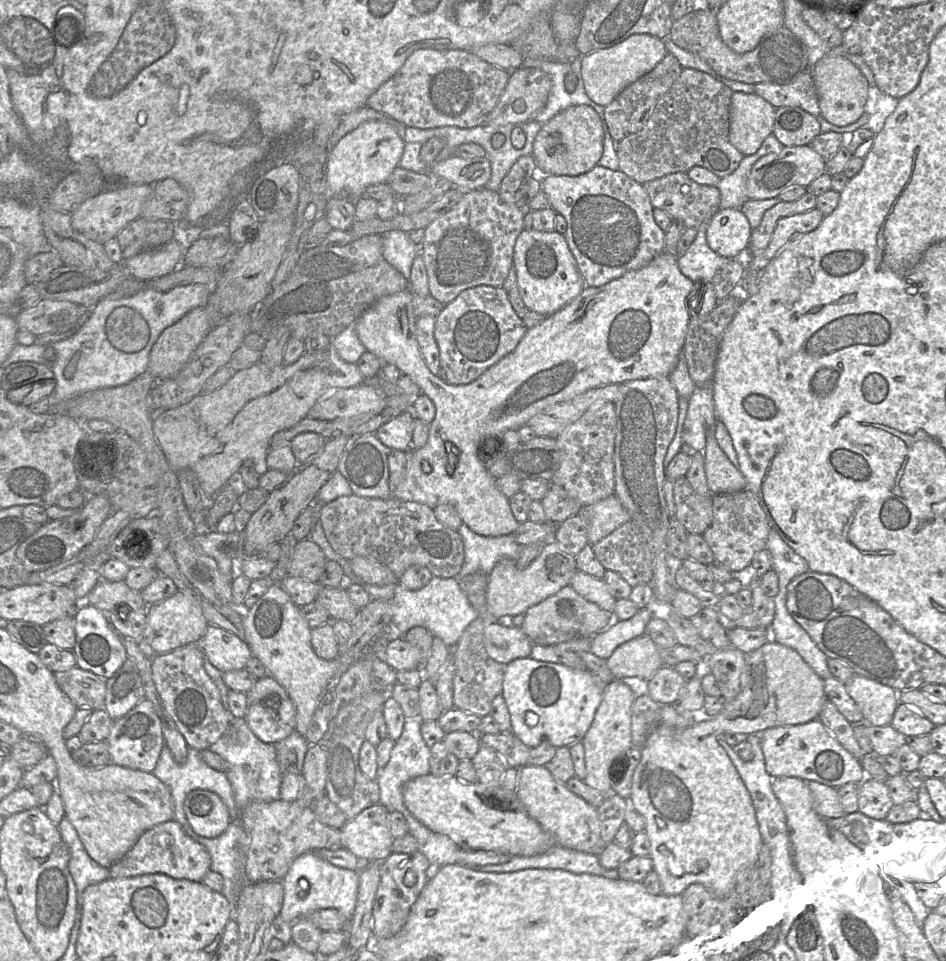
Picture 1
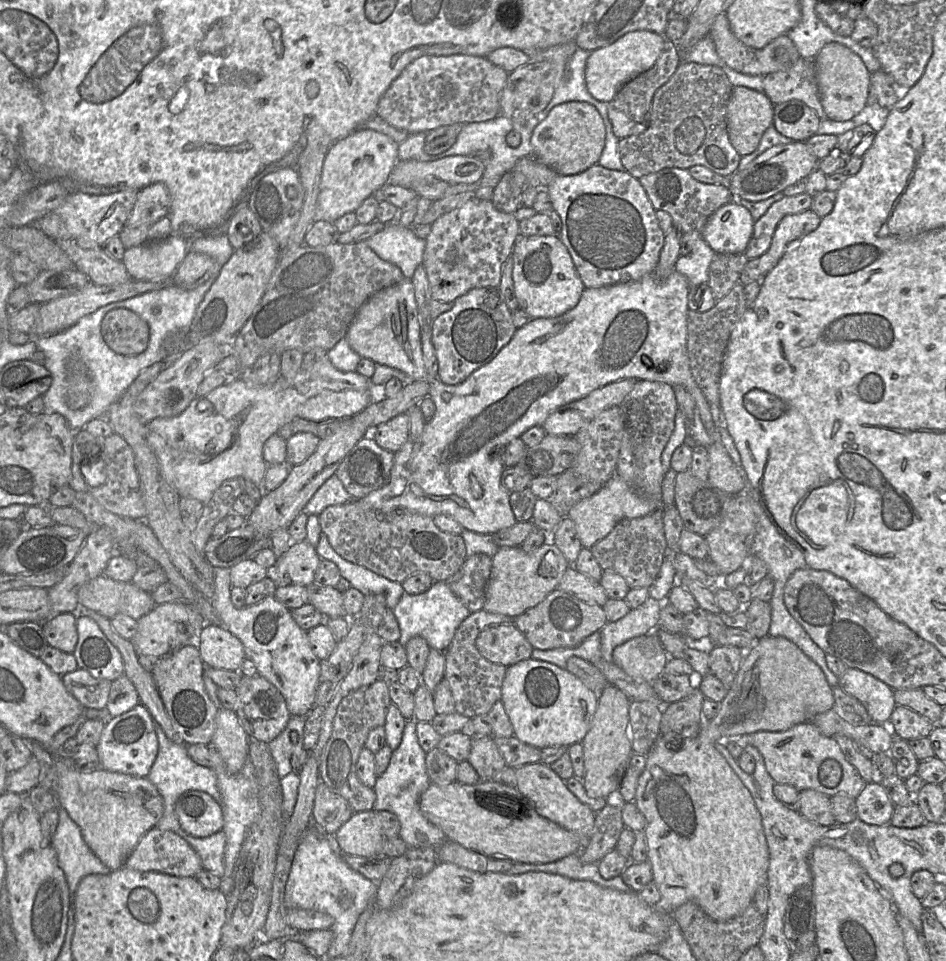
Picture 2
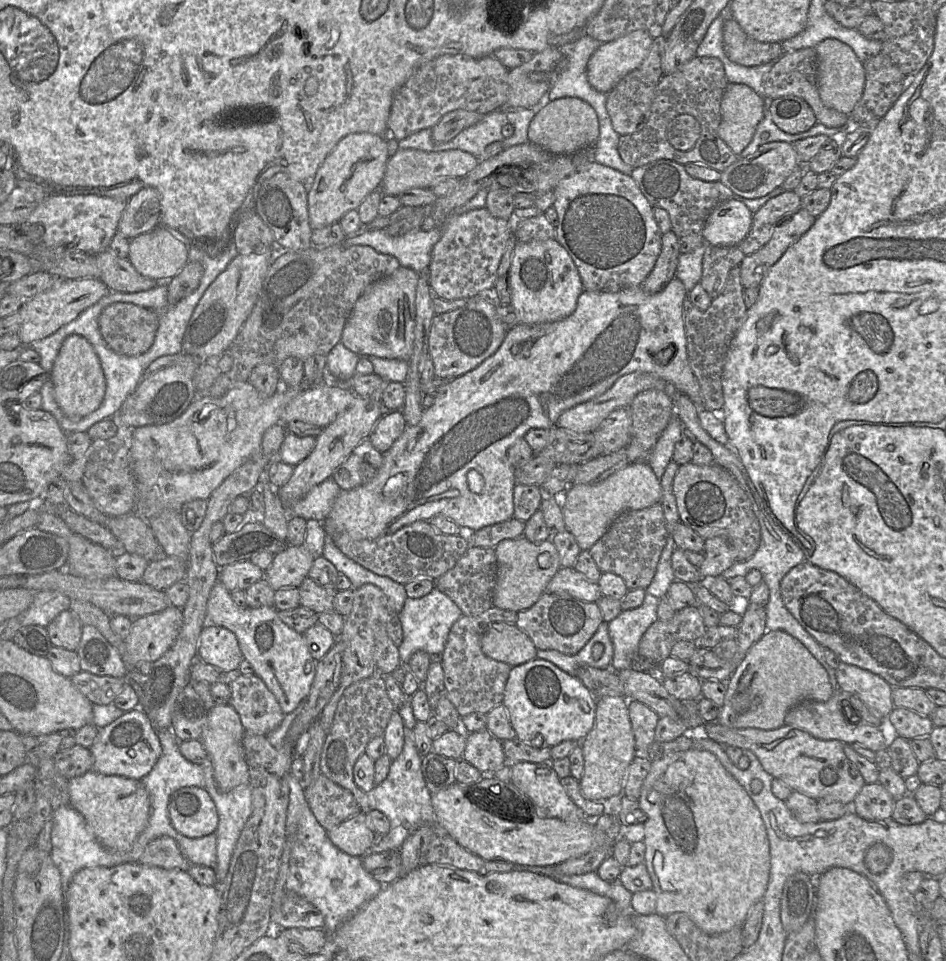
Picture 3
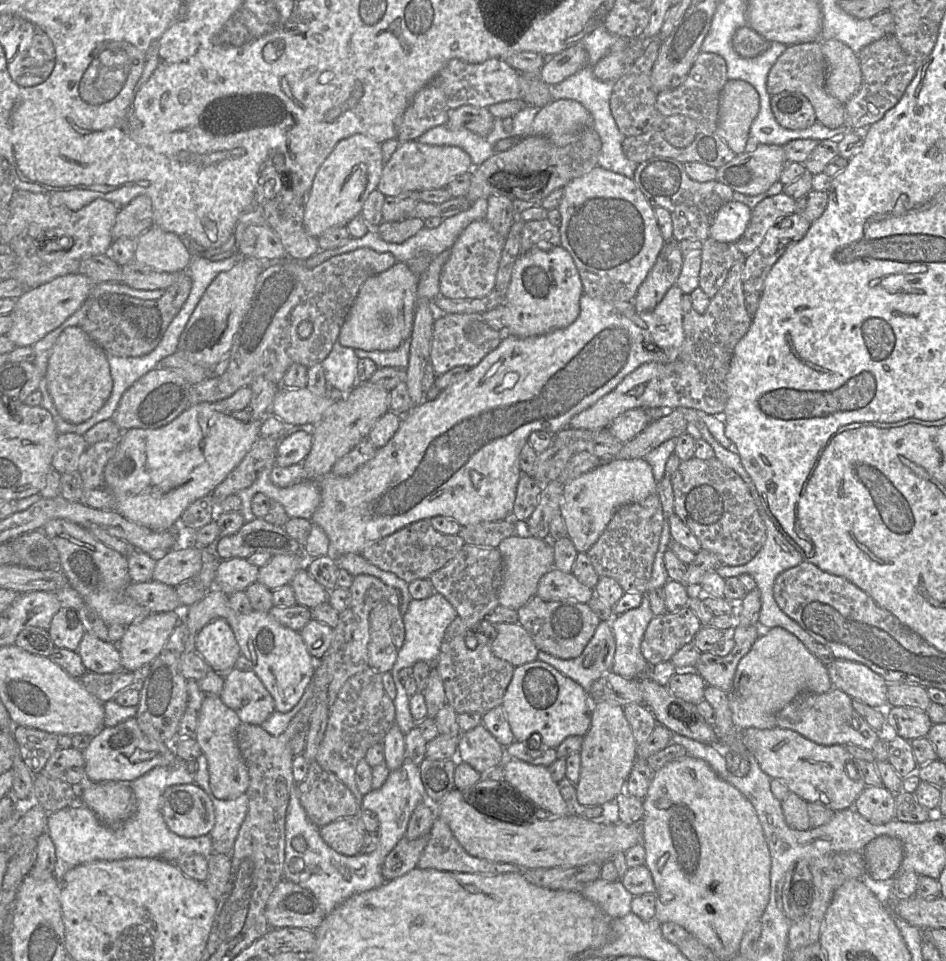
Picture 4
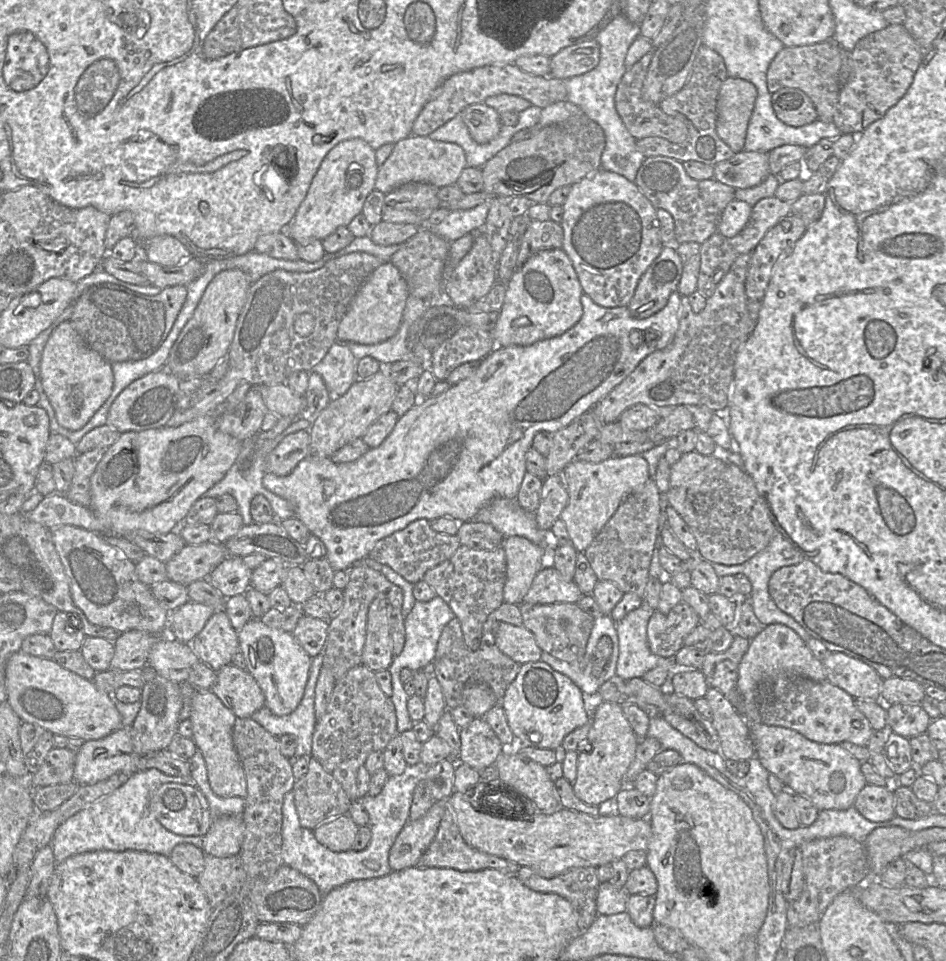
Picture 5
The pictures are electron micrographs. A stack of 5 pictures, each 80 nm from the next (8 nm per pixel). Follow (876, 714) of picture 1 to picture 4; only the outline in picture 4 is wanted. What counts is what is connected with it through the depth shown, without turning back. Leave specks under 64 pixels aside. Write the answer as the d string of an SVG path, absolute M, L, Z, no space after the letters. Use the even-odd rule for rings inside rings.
M835 659L826 666L834 688L873 708L889 707L887 682L868 666L843 659Z

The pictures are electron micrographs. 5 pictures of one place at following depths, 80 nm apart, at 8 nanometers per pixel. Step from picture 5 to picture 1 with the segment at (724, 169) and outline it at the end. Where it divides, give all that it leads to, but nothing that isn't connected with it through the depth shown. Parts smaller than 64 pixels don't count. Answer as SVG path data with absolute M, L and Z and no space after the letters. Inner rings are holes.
M810 145L784 147L780 153L770 153L758 159L752 166L747 180L748 200L778 197L792 186L808 187L812 181L826 172L826 160Z

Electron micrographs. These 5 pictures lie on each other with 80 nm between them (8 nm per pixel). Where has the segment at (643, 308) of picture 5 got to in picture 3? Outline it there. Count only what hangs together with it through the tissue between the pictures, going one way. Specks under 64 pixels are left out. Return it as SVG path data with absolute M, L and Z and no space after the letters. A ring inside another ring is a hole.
M673 231L662 234L662 247L657 261L641 287L647 293L654 294L676 277L678 258L680 256L679 238Z

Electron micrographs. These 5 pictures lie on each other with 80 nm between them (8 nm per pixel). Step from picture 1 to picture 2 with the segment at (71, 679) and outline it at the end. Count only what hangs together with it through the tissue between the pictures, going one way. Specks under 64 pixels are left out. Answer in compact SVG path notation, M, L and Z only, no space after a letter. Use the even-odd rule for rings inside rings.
M77 668L61 676L67 691L85 708L96 710L107 706L111 681L96 679L84 669Z

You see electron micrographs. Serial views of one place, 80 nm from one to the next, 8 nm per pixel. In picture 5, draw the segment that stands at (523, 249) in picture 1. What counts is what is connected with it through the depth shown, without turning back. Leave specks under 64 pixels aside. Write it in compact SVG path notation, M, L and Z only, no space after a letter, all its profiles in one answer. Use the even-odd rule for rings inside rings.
M563 248L534 253L513 273L506 285L503 306L491 330L495 347L528 346L572 328L582 317L583 290L572 261Z

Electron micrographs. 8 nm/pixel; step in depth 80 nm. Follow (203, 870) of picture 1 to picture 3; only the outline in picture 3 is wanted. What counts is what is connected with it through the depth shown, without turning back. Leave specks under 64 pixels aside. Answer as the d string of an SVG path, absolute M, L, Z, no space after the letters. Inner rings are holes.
M168 836L151 841L140 856L138 863L166 870L186 871L190 867L190 863L182 855L177 842Z

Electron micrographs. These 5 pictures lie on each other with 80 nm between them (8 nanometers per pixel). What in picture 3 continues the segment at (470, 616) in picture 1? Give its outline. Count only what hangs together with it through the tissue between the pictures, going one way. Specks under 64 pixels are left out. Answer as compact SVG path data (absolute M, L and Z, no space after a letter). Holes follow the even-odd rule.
M437 587L421 598L408 597L398 614L403 628L403 641L399 646L401 664L408 664L417 651L425 651L433 658L440 657L451 627L462 615L460 608Z

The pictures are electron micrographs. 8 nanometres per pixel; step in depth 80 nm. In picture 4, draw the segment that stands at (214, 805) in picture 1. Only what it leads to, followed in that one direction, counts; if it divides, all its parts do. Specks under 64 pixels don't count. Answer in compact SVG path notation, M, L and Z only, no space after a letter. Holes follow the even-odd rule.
M195 783L168 787L161 798L161 813L169 830L185 838L207 835L215 825L212 801Z

